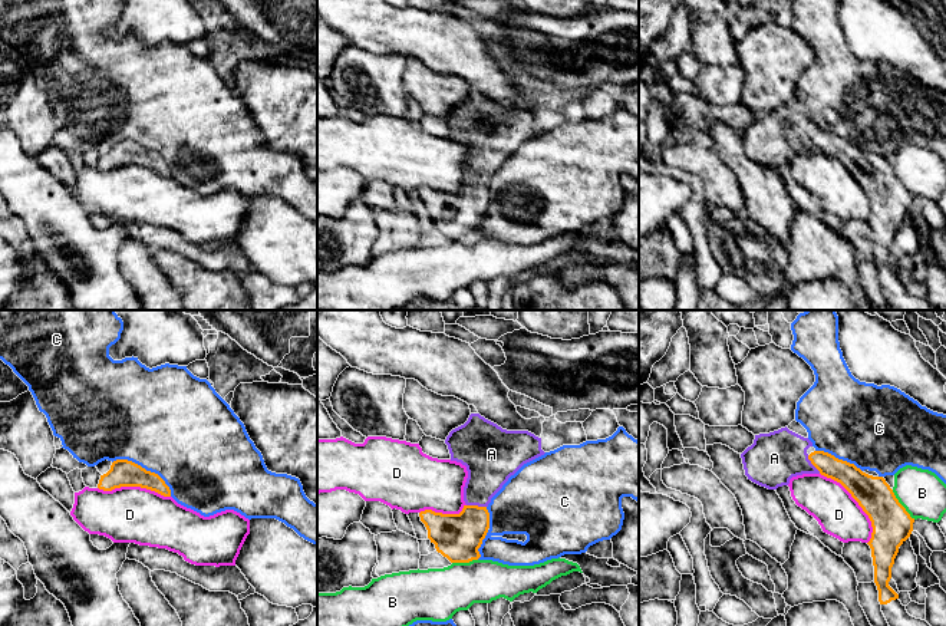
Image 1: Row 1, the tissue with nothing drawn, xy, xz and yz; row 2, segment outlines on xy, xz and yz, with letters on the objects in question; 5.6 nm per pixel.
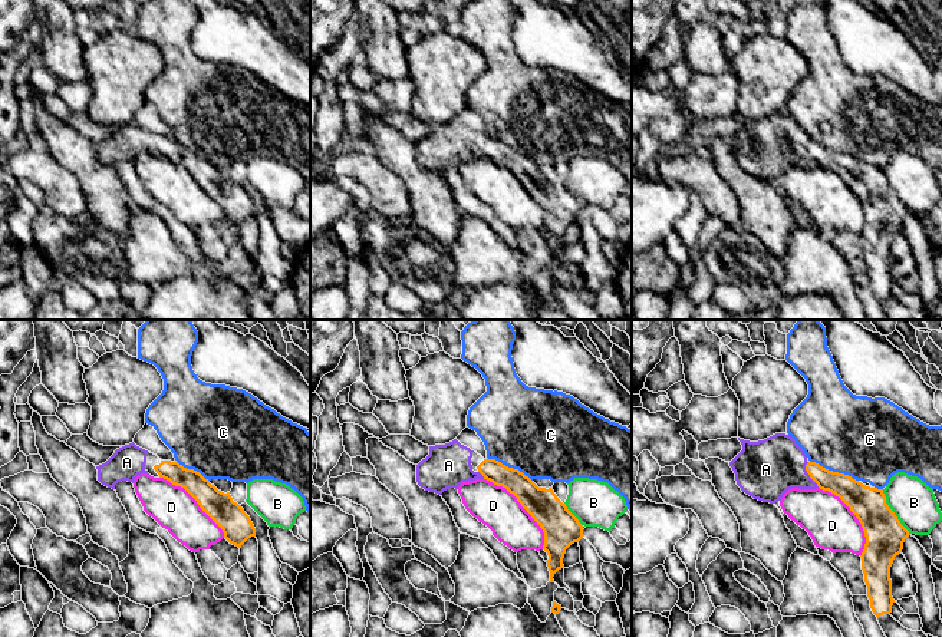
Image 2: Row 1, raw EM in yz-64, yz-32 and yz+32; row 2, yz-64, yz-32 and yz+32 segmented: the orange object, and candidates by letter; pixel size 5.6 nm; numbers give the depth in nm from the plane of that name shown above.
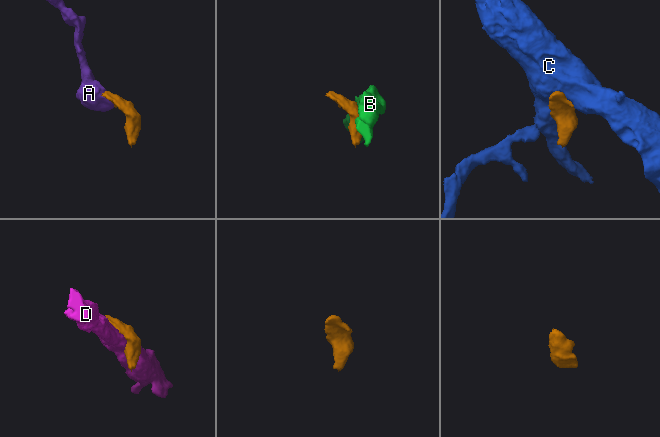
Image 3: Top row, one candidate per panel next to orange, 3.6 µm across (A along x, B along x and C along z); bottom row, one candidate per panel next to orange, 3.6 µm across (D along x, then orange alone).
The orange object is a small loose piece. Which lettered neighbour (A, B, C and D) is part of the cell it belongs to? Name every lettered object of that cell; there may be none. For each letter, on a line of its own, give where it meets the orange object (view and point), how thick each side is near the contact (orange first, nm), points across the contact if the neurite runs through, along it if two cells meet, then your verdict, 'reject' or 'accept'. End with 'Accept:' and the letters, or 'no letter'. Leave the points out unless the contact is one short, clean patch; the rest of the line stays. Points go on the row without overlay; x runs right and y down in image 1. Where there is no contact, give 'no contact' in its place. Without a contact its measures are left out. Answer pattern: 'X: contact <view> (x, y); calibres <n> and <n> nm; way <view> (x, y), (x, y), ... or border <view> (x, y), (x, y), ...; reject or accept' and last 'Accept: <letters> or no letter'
A: contact xz (477, 184); calibres 260 and 260 nm; way xz (457, 216), (474, 198), (477, 184), (477, 171), (490, 142); accept
B: contact yz (902, 184); calibres 220 and 260 nm; border yz (892, 168), (897, 180), (915, 197); reject
C: contact xy (144, 147); calibres 150 and 500 nm; reject
D: contact yz (859, 183); calibres 220 and 240 nm; reject
Accept: A

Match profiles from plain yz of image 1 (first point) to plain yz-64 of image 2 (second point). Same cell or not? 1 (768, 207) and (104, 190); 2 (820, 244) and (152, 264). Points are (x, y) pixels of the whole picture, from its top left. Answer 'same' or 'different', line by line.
1: same
2: same

